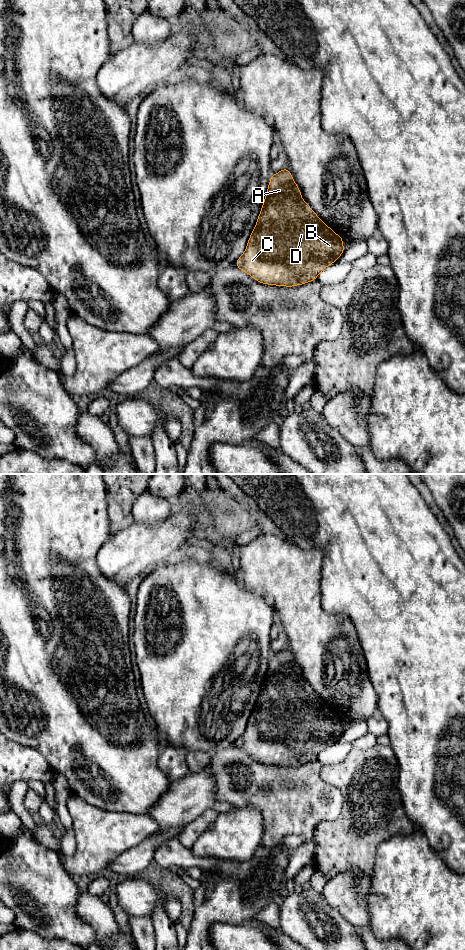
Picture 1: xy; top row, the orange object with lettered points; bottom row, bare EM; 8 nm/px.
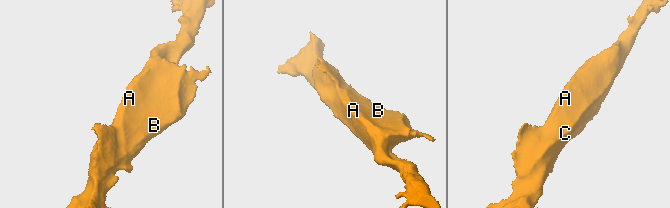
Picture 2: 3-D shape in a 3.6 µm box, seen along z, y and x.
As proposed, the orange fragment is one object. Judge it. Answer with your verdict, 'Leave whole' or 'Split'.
Leave whole

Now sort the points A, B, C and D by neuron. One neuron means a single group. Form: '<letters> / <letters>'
A B C D

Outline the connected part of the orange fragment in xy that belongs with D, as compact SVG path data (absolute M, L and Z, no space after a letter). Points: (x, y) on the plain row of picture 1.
M284 647L270 658L256 706L235 747L261 764L294 767L315 761L344 731L343 717L336 715L302 679L292 653Z

